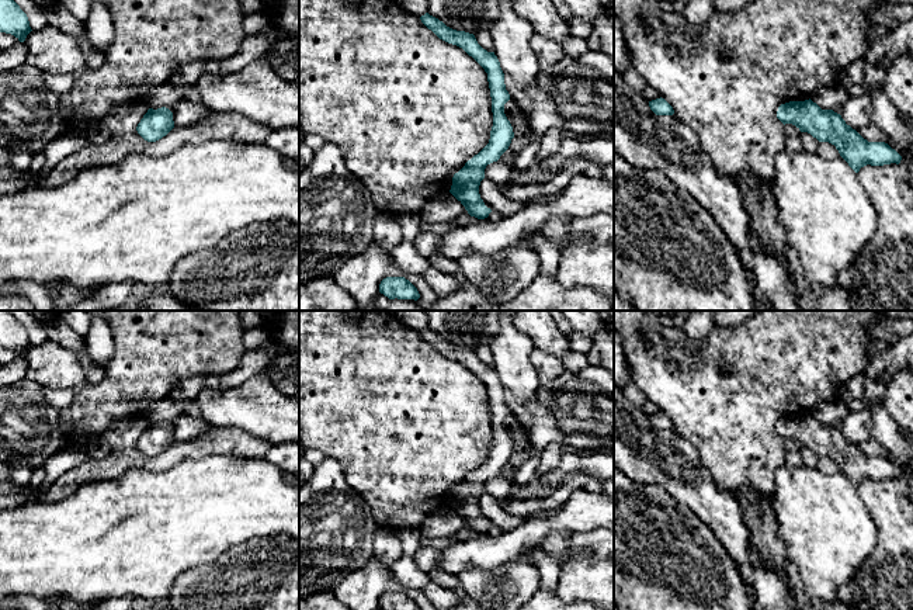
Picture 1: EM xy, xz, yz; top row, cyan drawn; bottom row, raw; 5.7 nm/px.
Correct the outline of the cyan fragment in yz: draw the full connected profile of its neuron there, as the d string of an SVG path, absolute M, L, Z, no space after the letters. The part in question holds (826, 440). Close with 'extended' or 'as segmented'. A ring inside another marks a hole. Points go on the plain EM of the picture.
M810 413L781 419L777 433L785 440L792 439L801 447L808 447L819 457L836 461L840 471L858 488L861 482L899 479L902 471L885 457L868 457L846 439L833 424L822 424Z | as segmented

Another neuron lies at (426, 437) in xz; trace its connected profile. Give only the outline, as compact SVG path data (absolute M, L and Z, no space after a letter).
M299 311L299 444L316 448L341 464L347 484L369 506L379 527L398 530L420 527L434 512L448 507L452 492L478 469L490 454L492 412L485 384L462 363L440 354L420 332L398 325L395 313L385 311Z

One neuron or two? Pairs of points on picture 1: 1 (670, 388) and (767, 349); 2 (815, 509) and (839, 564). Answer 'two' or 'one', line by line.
1: one
2: one

